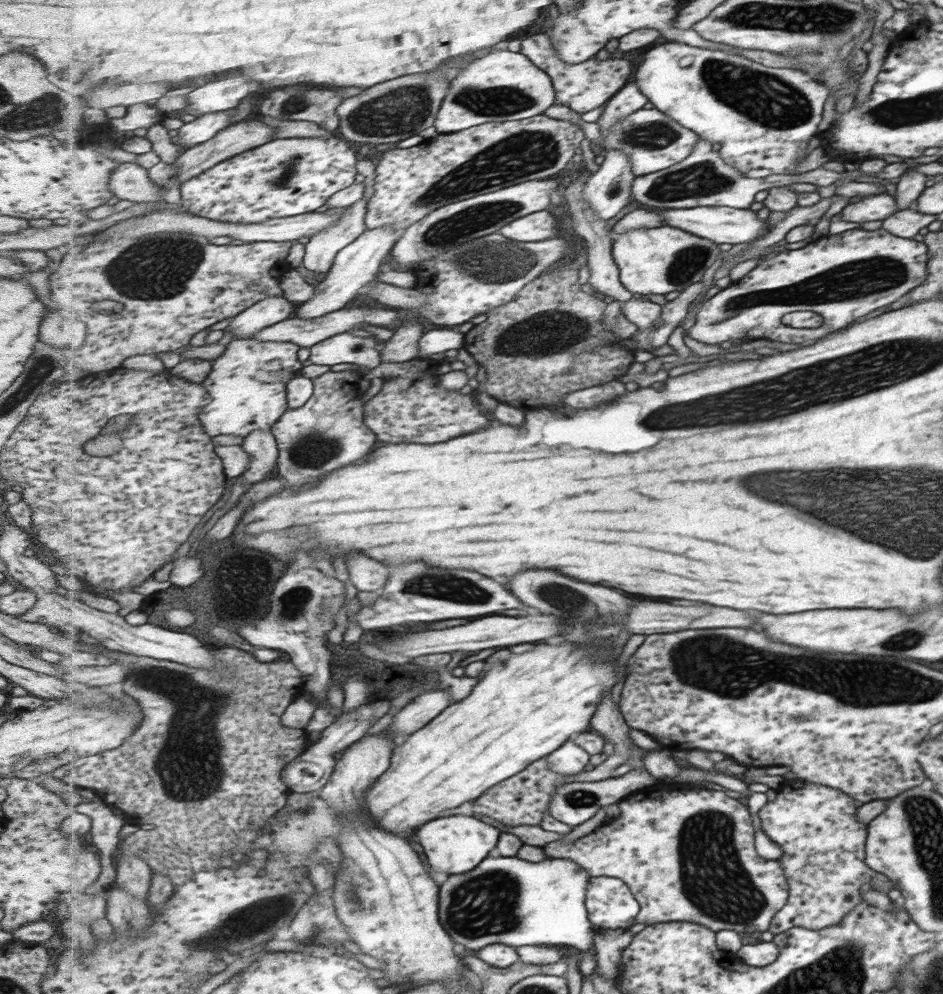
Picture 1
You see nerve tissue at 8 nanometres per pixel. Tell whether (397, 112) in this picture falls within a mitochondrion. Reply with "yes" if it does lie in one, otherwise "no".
yes

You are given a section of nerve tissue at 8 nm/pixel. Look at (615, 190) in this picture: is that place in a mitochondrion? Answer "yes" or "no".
yes

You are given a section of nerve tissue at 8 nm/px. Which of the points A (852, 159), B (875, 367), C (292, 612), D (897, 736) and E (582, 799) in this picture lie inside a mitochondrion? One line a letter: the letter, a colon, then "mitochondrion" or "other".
A: other
B: mitochondrion
C: mitochondrion
D: other
E: mitochondrion

